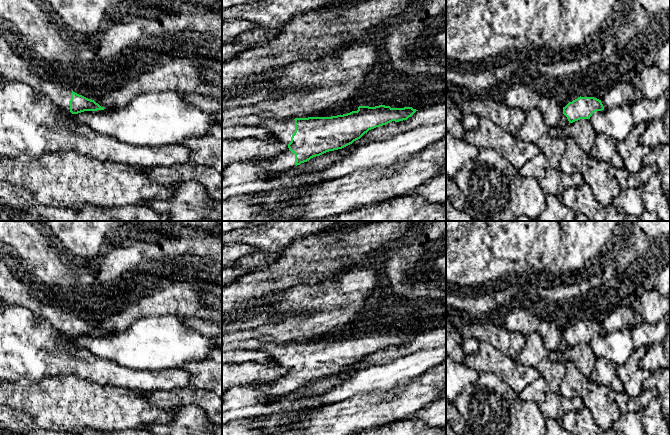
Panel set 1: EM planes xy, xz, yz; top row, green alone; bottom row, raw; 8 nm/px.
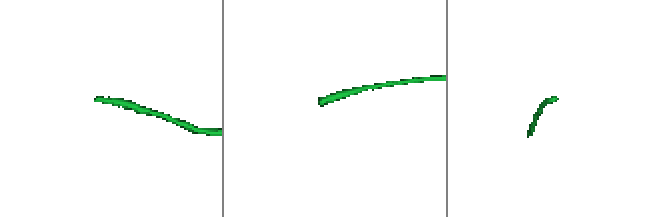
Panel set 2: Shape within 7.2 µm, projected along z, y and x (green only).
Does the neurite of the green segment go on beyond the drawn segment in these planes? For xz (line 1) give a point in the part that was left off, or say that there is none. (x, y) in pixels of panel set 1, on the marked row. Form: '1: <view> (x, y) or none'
1: xz (284, 161)

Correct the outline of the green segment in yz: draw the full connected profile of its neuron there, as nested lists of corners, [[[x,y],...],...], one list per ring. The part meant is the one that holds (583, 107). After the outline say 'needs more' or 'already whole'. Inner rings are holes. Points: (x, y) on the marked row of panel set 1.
[[[578,97],[563,107],[563,114],[567,117],[569,123],[580,119],[590,119],[596,111],[604,110],[601,100],[594,97]]]; already whole

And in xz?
[[[359,106],[357,111],[343,115],[295,118],[295,132],[289,149],[276,157],[258,158],[255,162],[273,172],[287,171],[313,157],[342,149],[371,129],[392,121],[407,120],[416,111],[412,107]]]; needs more

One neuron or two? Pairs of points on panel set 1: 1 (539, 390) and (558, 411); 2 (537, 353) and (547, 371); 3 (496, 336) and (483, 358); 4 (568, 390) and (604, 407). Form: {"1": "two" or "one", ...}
{"1": "one", "2": "one", "3": "two", "4": "one"}

